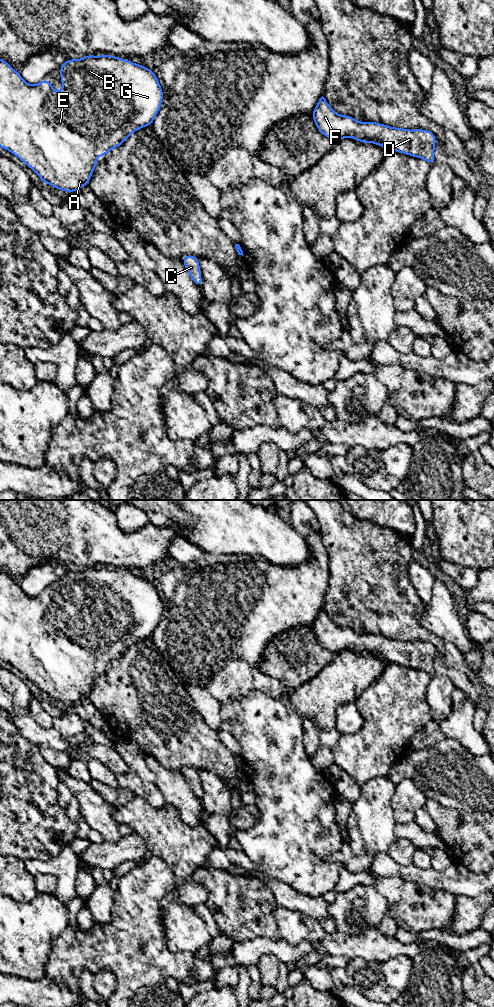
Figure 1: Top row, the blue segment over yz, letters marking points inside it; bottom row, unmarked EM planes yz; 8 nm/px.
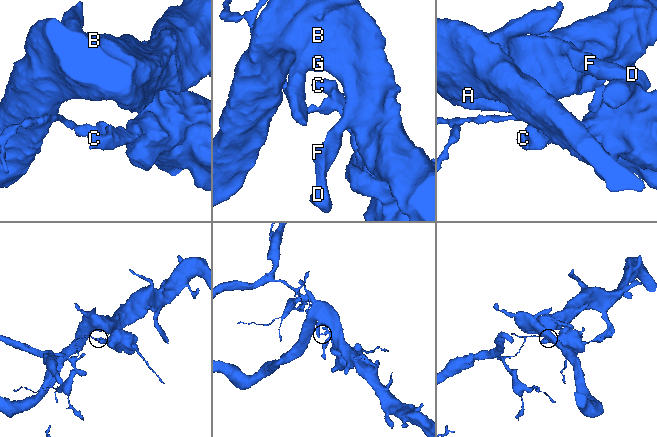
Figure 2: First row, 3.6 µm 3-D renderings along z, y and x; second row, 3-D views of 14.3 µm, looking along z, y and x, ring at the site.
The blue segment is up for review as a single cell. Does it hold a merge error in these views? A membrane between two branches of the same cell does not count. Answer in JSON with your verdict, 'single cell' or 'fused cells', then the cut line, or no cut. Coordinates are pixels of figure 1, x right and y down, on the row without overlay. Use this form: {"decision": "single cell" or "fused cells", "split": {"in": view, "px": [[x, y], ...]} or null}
{"decision": "fused cells", "split": {"in": "yz", "px": [[238, 756], [236, 760]]}}

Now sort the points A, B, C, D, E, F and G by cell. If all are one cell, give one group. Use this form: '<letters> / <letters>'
A B D E F G / C

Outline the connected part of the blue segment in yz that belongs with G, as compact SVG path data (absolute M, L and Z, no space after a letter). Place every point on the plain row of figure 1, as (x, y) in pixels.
M107 566L67 571L59 583L61 606L46 590L35 597L26 595L19 584L0 571L0 659L17 668L45 696L69 705L89 696L98 676L97 668L106 668L111 661L122 657L133 644L152 637L164 605L155 584L130 572Z

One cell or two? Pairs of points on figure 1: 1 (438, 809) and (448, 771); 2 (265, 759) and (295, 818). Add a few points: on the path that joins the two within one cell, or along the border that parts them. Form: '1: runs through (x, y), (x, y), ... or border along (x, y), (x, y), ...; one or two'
1: border along (427, 798), (432, 798), (442, 805), (462, 811); two
2: runs through (280, 774), (284, 778), (295, 803); one

